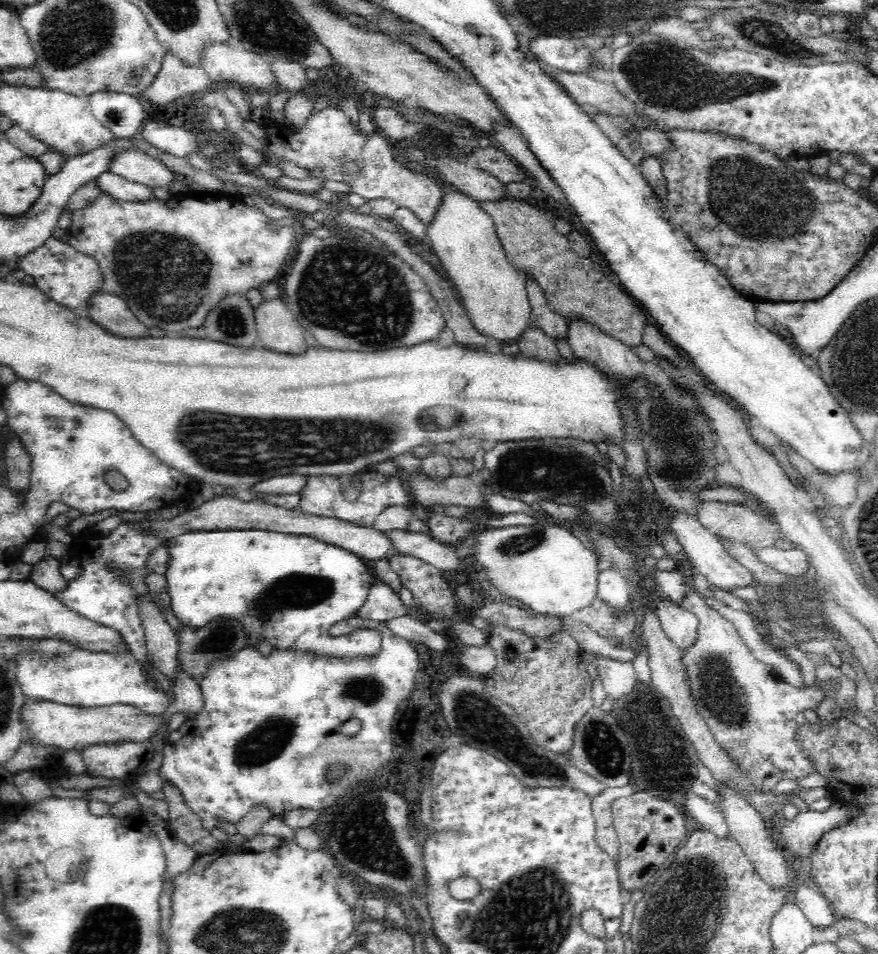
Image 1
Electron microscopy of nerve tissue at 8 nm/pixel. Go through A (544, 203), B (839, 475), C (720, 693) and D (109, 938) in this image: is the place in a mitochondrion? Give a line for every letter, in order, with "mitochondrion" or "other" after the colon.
A: other
B: other
C: mitochondrion
D: mitochondrion

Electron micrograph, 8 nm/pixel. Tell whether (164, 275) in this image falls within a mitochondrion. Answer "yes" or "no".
yes

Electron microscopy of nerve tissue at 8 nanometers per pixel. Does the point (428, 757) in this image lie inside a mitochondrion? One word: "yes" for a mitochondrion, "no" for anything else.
no

